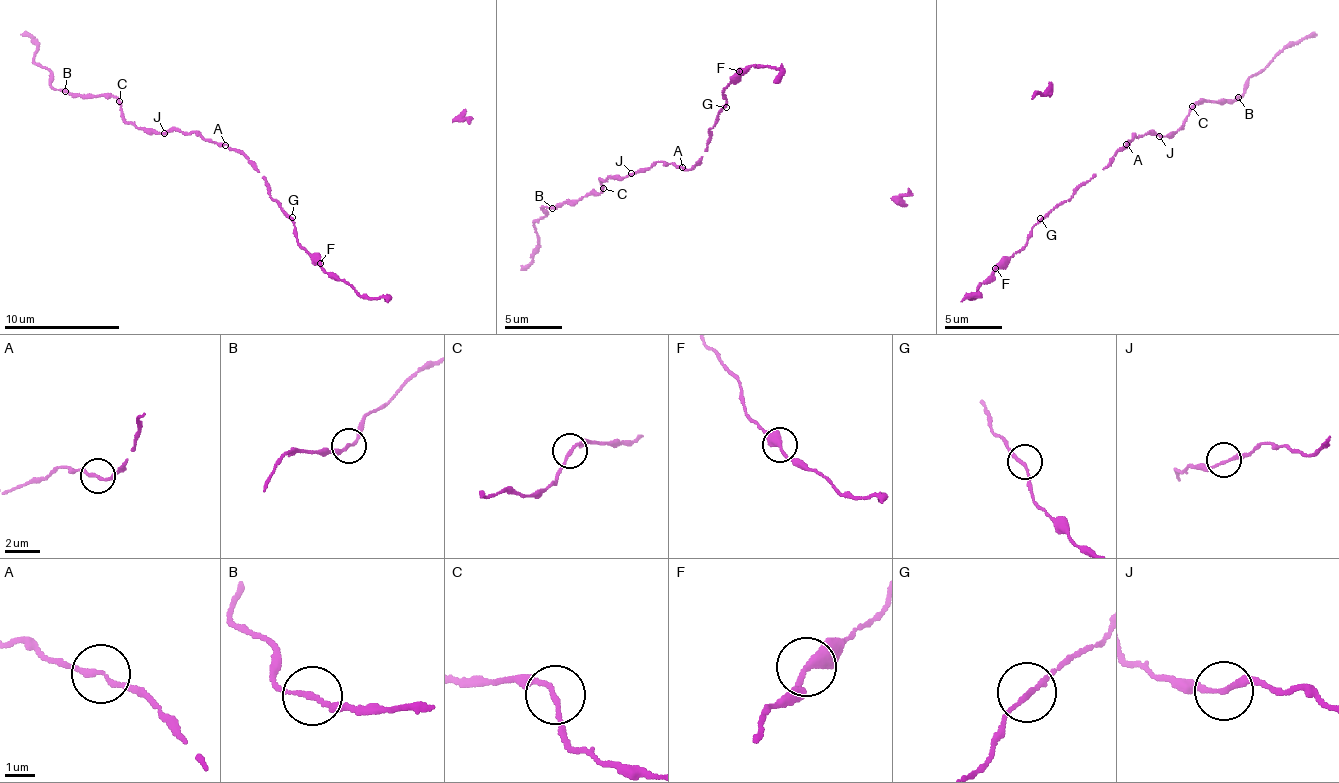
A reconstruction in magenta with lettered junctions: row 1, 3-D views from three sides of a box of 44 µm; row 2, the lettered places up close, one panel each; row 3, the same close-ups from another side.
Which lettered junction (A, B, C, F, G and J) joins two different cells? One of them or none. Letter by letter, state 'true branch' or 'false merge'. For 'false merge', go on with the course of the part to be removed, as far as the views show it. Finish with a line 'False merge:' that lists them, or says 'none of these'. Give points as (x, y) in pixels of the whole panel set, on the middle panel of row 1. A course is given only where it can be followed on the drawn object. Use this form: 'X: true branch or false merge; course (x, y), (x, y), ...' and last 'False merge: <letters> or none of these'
A: true branch
B: true branch
C: true branch
F: true branch
G: true branch
J: true branch
False merge: none of these

